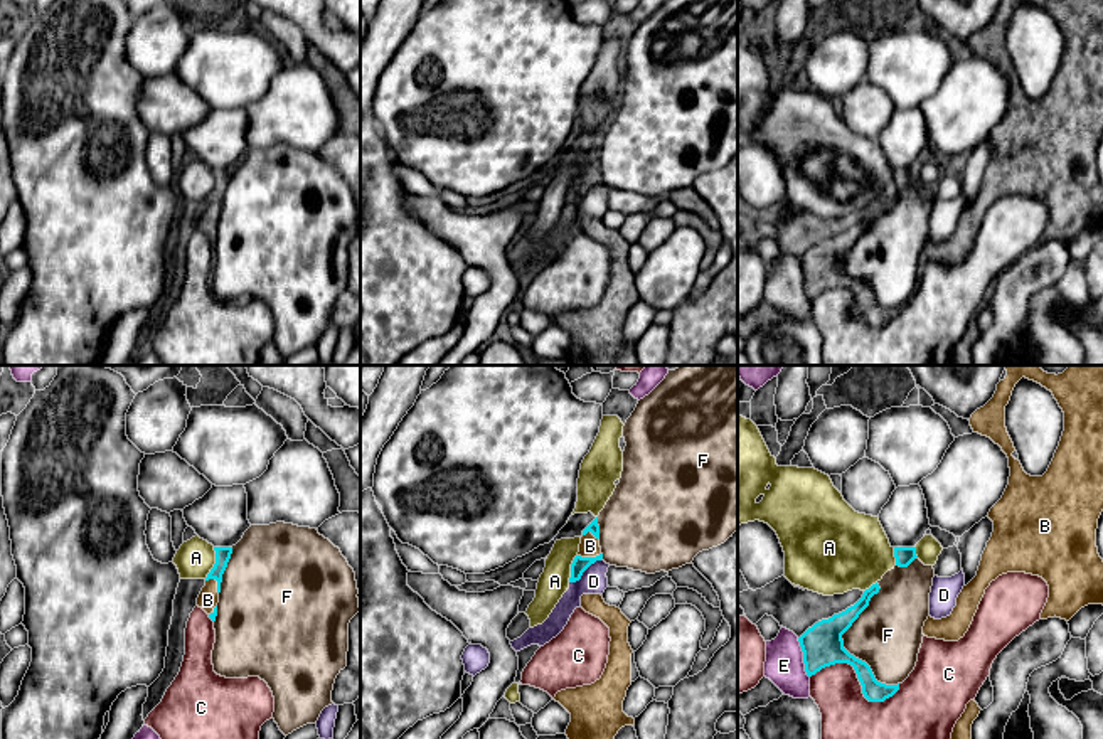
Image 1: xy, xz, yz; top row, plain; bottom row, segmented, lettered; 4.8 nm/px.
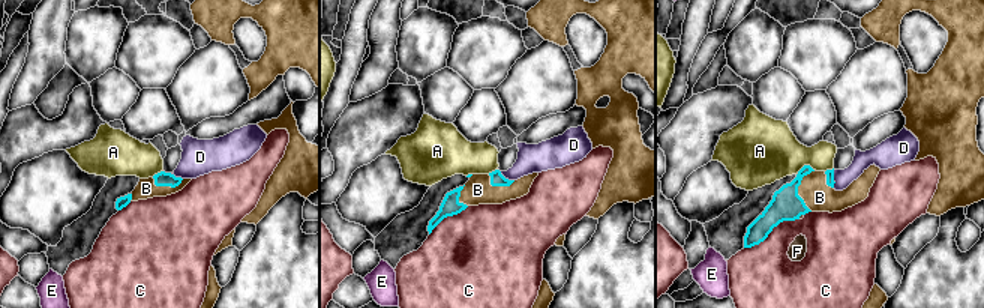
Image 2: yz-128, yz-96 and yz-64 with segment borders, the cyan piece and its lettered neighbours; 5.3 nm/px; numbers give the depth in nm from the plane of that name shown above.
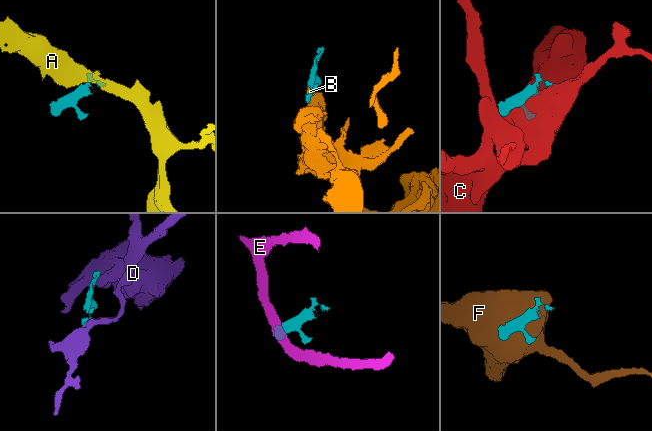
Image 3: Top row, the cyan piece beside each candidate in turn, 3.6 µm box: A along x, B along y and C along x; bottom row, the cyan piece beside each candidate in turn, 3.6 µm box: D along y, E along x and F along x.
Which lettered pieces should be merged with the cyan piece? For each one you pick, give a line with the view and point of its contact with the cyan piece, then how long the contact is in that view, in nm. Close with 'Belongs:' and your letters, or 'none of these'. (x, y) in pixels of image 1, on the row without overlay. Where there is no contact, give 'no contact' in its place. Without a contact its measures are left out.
B: contact xy (218, 206); length 90 nm
Belongs: B

